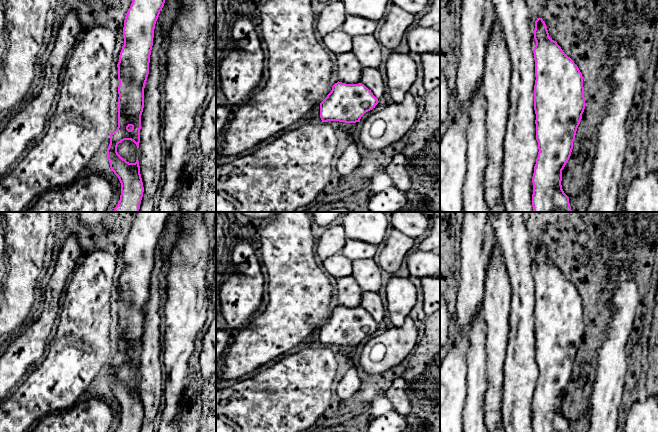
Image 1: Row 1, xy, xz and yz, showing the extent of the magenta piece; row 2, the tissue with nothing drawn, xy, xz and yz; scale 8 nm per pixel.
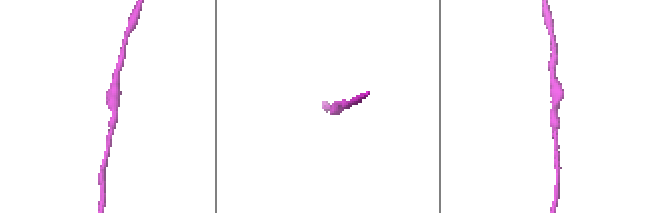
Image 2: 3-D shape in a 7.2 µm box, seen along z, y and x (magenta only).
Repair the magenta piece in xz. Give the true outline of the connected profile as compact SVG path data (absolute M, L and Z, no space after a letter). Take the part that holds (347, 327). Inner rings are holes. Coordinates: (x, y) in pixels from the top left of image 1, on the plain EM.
M338 305L320 327L320 342L323 346L356 347L377 328L378 323L364 308L346 308Z

